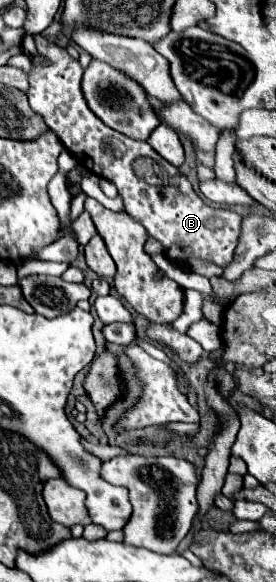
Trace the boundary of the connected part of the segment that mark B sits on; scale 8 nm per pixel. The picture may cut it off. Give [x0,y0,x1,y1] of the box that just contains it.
[27,36,241,266]

